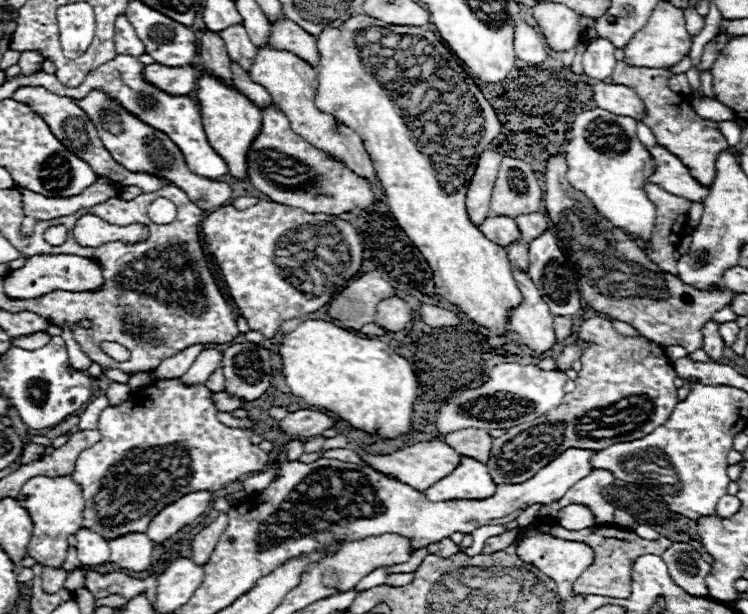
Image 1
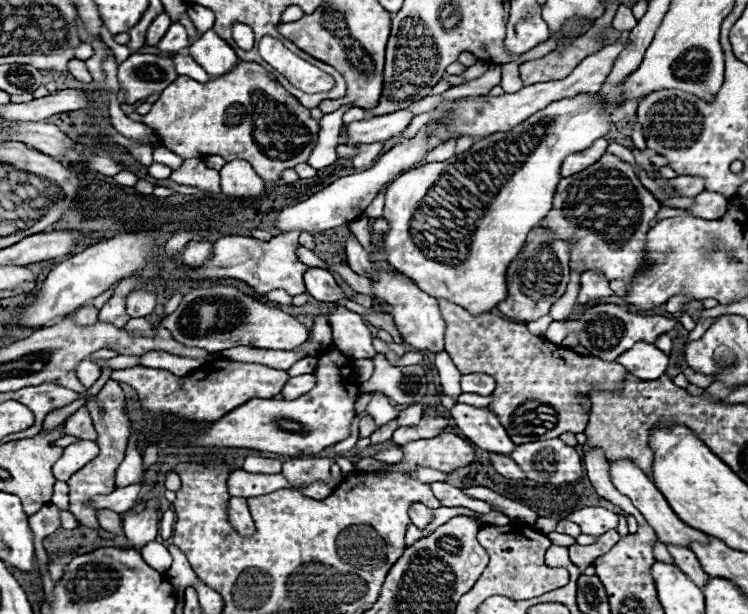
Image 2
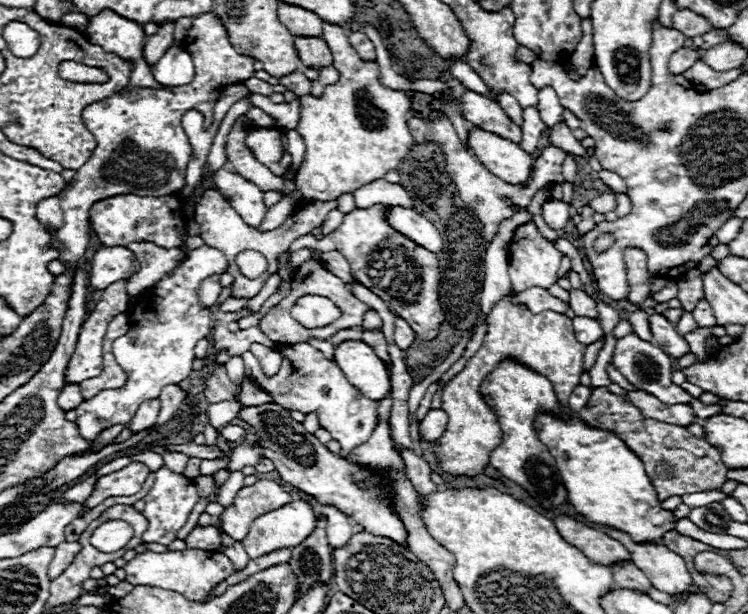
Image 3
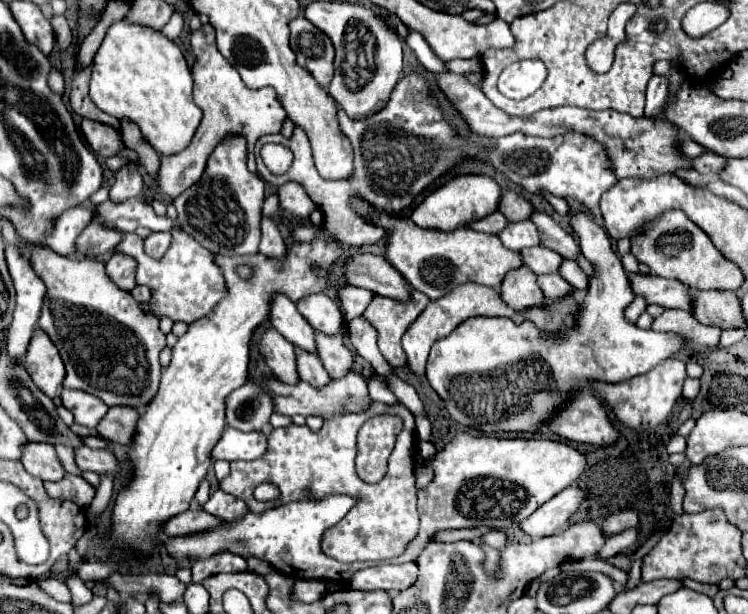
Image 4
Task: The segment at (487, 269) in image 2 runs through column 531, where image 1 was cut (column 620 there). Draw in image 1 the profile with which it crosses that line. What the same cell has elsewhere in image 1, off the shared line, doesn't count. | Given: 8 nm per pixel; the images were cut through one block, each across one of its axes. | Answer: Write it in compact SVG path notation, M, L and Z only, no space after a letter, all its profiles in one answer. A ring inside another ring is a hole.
M594 108L576 116L572 124L572 134L574 138L566 144L566 152L564 152L568 162L566 178L570 180L572 188L578 188L578 192L584 192L586 198L592 202L594 210L606 216L610 224L624 230L626 236L642 238L644 242L650 242L650 236L654 234L656 206L648 200L644 186L648 184L648 178L654 174L654 160L650 160L650 152L636 136L636 122L626 116L614 116L612 112L602 108Z

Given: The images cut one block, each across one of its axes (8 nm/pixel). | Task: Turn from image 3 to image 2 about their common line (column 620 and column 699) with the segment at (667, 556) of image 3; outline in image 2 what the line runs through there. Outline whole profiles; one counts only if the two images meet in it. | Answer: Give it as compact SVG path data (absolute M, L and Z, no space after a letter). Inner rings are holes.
M618 460L614 464L610 464L610 474L612 474L612 482L618 488L618 492L626 494L632 504L642 512L642 516L646 518L646 522L656 530L656 536L662 544L678 544L682 548L688 548L694 540L698 540L700 544L706 544L708 536L700 530L694 530L690 526L686 526L670 508L670 504L666 502L666 498L662 496L662 492L648 480L648 476L630 460Z

